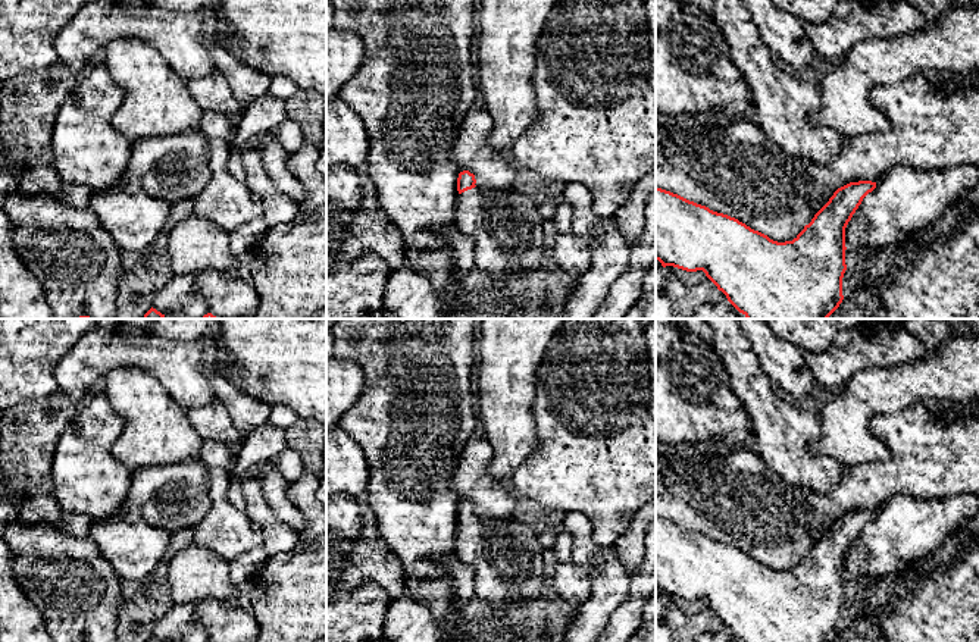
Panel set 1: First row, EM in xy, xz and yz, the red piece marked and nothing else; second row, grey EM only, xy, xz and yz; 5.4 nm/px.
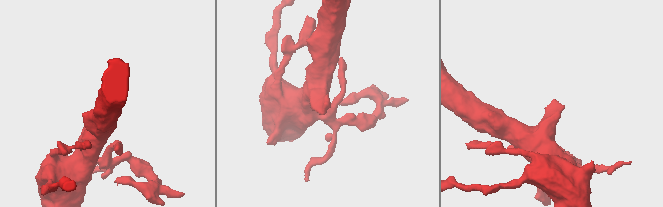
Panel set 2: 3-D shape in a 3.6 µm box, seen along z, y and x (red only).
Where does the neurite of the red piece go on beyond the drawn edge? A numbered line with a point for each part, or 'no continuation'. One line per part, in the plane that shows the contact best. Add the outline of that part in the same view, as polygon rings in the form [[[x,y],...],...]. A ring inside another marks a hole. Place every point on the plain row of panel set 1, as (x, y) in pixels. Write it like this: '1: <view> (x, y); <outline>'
1: xz (506, 556); [[[472,517],[457,524],[456,555],[472,569],[475,595],[495,608],[529,601],[542,589],[539,535],[522,522]]]

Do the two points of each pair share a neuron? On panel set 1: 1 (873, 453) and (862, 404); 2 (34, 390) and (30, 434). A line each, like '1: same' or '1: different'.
1: same
2: different

